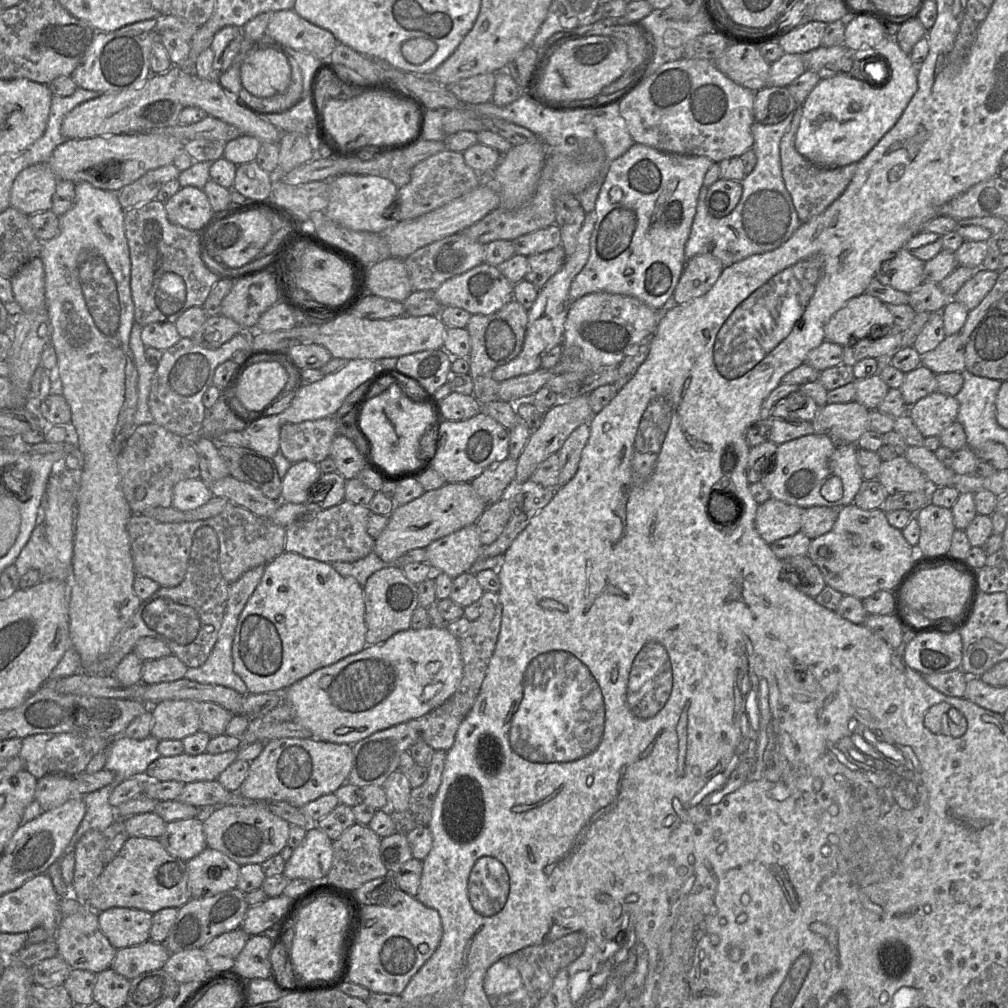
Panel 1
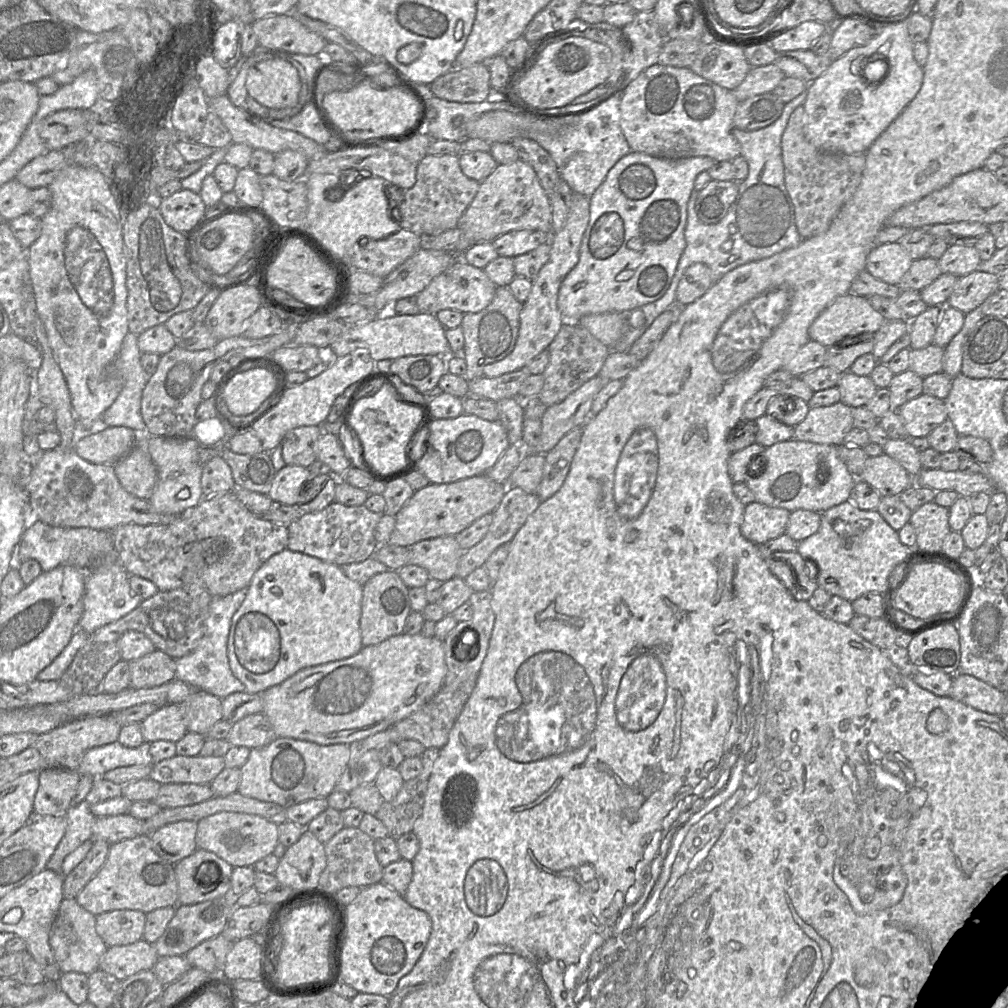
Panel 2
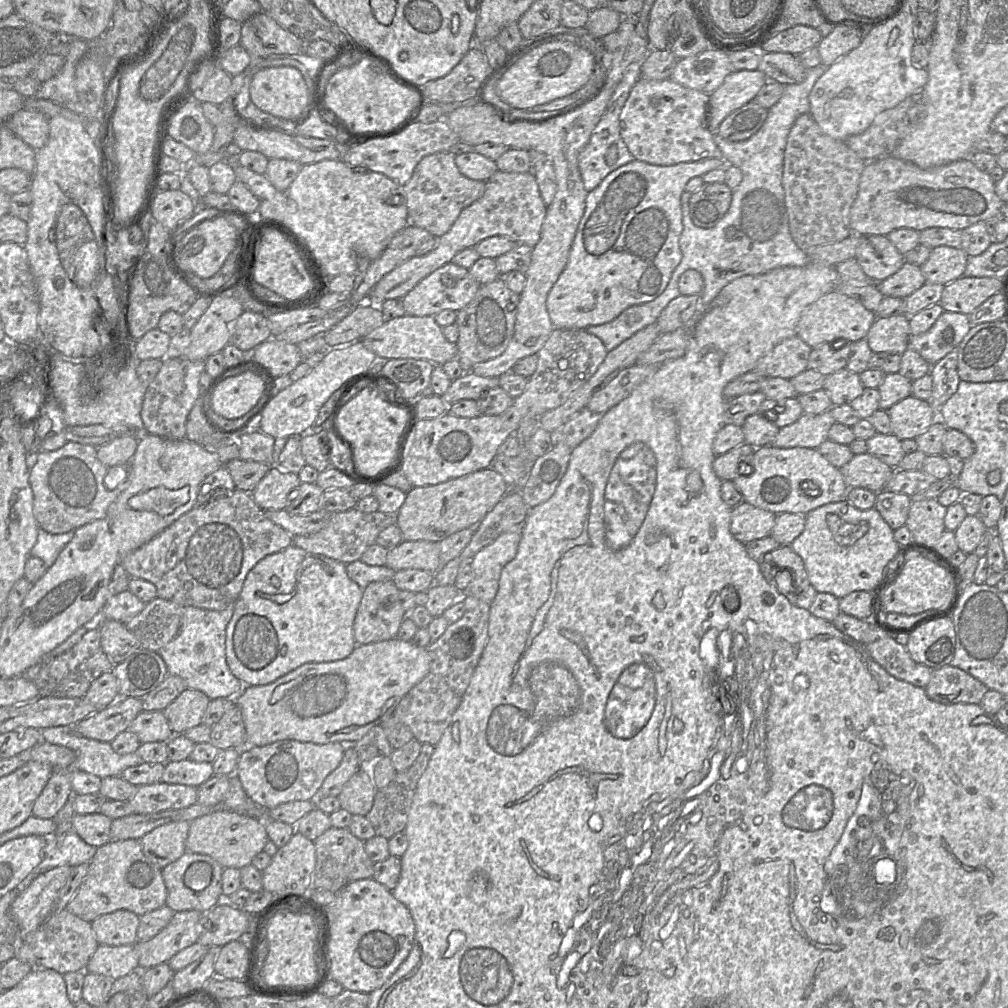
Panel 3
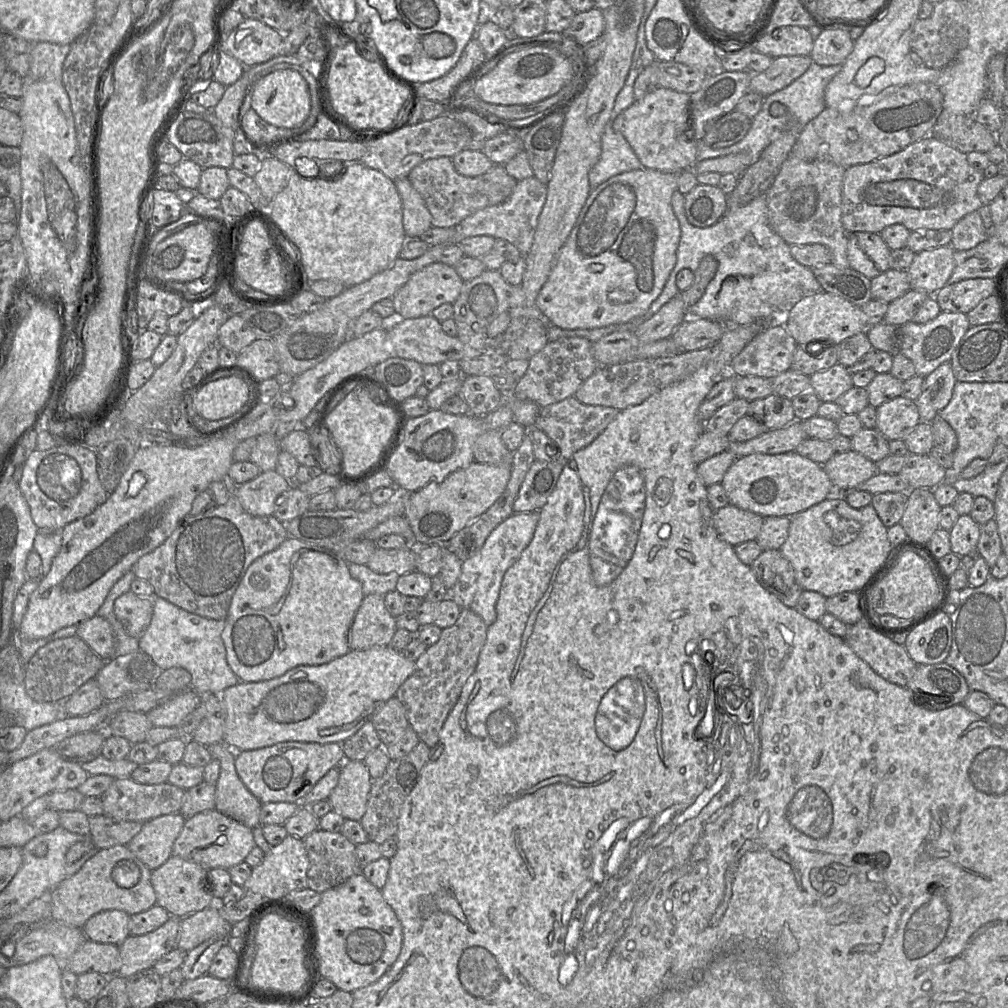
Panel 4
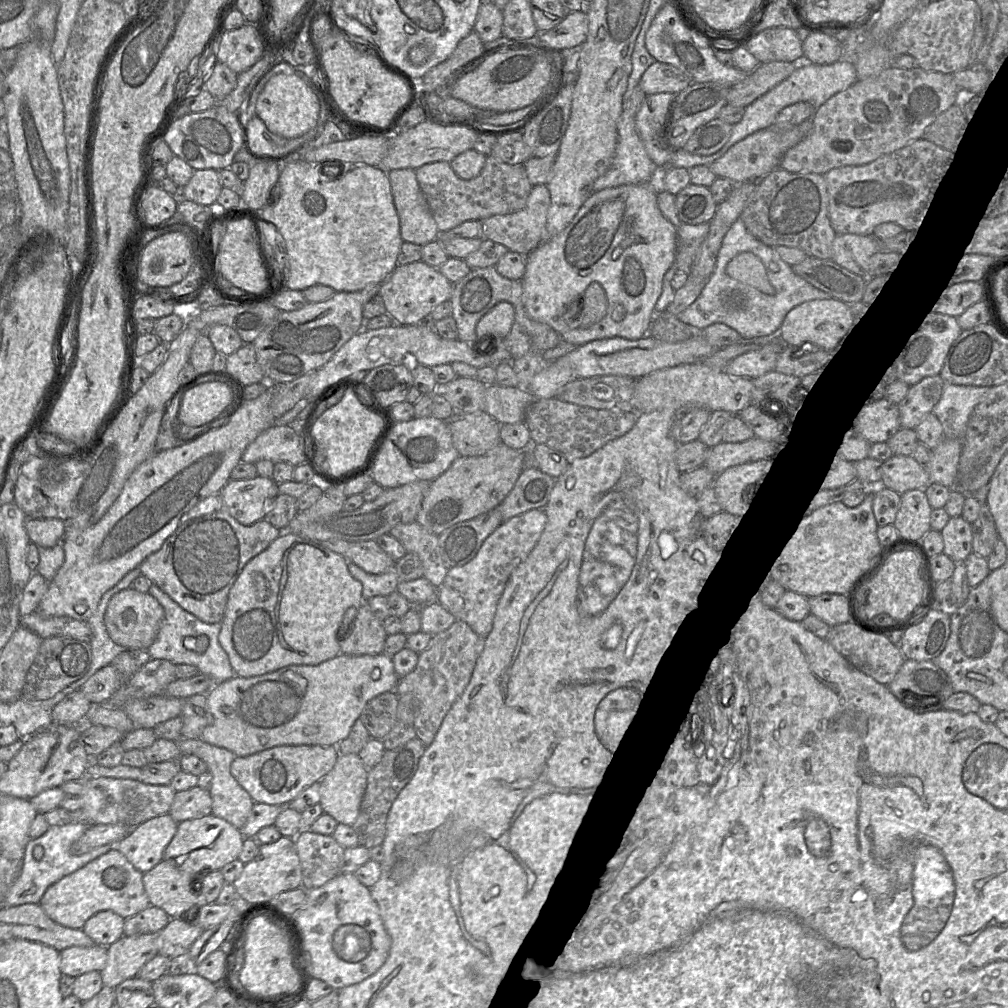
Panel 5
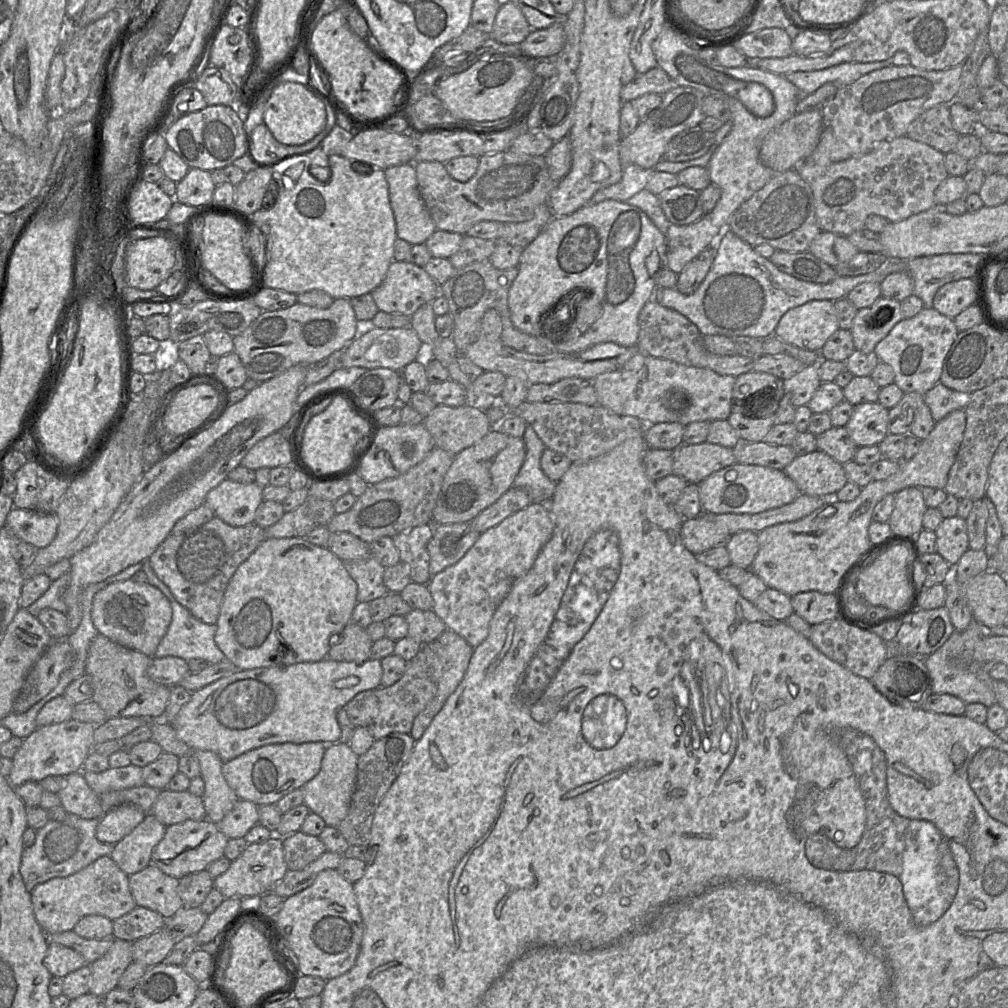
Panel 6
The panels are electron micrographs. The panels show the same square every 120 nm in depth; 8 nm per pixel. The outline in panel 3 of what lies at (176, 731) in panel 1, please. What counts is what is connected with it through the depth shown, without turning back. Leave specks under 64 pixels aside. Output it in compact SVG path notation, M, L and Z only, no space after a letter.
M143 711L139 713L128 730L138 737L140 743L167 742L174 735L163 711Z

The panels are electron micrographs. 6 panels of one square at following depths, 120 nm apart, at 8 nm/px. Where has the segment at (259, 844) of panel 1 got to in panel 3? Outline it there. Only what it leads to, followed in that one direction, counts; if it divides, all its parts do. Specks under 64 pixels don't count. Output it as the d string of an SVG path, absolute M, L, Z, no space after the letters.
M216 808L190 822L186 850L208 855L223 868L240 869L251 864L253 858L263 851L268 839L265 820L224 808Z

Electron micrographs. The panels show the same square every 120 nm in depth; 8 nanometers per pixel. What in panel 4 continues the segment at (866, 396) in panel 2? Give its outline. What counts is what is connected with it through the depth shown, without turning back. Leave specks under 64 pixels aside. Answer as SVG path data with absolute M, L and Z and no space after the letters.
M839 363L810 375L810 389L822 402L835 402L852 387L852 374Z

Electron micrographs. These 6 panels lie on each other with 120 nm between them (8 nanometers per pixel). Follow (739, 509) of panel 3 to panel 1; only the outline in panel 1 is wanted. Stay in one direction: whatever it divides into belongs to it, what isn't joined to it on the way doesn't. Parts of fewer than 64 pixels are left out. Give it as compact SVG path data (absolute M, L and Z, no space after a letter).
M769 498L759 504L755 528L769 545L801 530L803 509L799 506Z

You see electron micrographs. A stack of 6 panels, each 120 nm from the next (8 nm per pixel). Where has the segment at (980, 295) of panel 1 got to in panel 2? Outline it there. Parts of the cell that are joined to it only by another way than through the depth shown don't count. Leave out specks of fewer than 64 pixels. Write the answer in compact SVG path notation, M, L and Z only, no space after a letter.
M975 270L958 278L946 305L967 314L995 293L999 286L1000 277Z

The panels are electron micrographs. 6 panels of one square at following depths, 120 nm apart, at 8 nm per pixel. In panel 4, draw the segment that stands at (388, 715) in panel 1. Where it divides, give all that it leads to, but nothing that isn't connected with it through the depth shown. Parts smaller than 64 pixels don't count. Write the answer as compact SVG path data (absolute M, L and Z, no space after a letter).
M387 646L350 650L328 663L298 665L283 675L258 682L242 682L219 696L226 710L223 743L237 751L253 750L283 741L344 741L414 672L416 661Z

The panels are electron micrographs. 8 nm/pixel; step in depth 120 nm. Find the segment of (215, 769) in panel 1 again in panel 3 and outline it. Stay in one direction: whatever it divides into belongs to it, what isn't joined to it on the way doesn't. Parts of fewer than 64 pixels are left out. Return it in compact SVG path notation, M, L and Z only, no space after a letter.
M190 758L165 763L162 782L198 787L214 775L211 762L196 762Z

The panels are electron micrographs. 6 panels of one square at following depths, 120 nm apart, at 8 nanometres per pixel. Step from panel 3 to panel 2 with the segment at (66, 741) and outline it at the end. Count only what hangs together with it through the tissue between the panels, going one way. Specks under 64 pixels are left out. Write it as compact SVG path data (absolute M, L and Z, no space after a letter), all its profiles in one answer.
M118 741L89 749L83 756L78 772L81 775L102 777L106 772L118 767L152 765L150 743L129 748Z

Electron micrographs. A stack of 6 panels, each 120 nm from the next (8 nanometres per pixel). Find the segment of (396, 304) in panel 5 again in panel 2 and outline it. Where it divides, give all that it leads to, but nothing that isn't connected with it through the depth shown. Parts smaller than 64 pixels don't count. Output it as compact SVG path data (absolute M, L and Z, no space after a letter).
M456 259L451 267L436 276L415 298L421 313L436 314L443 309L454 309L463 314L477 313L491 303L496 288L483 269Z

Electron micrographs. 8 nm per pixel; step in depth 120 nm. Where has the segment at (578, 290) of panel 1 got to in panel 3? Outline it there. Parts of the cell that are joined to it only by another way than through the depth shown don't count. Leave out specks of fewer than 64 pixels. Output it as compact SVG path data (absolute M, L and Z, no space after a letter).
M708 158L669 166L634 160L608 174L586 198L586 208L572 243L568 262L549 291L546 307L554 328L586 329L608 323L625 309L656 299L666 289L682 259L679 246L683 230L681 195L693 177L726 167L722 158Z

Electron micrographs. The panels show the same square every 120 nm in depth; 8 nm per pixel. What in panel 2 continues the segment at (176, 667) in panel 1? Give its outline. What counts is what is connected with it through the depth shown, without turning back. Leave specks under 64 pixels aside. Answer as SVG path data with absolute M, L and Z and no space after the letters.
M160 650L129 661L130 687L152 688L176 679L176 661Z

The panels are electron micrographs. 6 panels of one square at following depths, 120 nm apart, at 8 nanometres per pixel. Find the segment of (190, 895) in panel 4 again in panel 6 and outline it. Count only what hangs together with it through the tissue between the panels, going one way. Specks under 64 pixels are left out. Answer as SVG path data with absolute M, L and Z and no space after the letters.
M151 864L129 876L129 888L137 906L158 912L165 919L184 907L178 884L179 879Z

